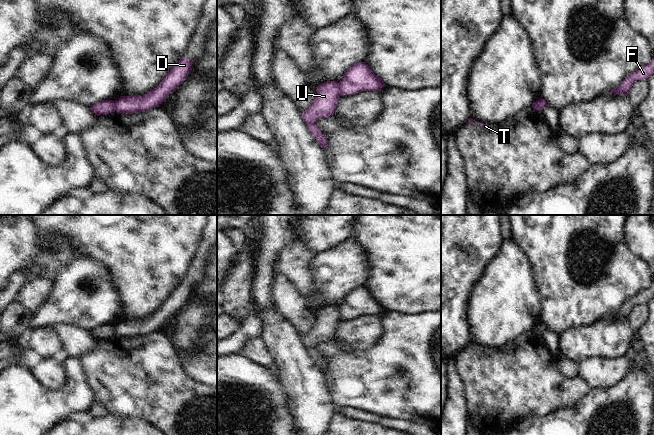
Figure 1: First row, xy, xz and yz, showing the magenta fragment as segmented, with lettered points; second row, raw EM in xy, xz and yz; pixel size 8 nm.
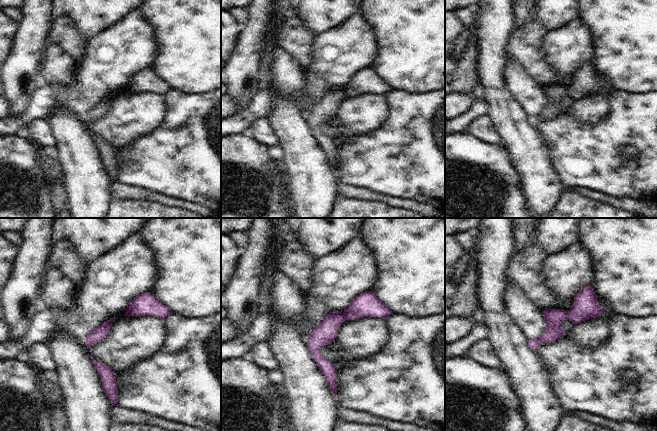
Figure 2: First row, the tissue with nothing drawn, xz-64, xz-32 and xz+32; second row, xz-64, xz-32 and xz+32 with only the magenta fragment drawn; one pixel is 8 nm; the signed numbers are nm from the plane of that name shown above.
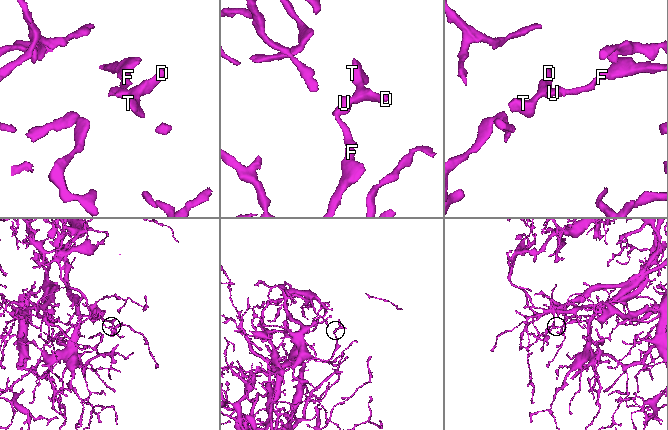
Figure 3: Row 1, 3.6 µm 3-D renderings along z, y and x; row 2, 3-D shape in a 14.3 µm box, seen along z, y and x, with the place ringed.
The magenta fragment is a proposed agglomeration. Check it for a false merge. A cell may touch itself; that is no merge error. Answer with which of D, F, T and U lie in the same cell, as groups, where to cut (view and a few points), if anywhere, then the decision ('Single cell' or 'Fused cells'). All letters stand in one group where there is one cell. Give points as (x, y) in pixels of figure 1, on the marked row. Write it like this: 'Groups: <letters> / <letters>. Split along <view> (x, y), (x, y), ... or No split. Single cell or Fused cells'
Groups: D T / F U. Split along xz (337, 83), (341, 95). Fused cells.

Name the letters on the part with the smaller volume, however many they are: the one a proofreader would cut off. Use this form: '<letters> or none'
D, T

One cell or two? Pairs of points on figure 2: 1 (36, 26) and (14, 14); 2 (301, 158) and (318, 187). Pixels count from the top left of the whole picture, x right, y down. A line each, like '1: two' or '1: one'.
1: two
2: one

